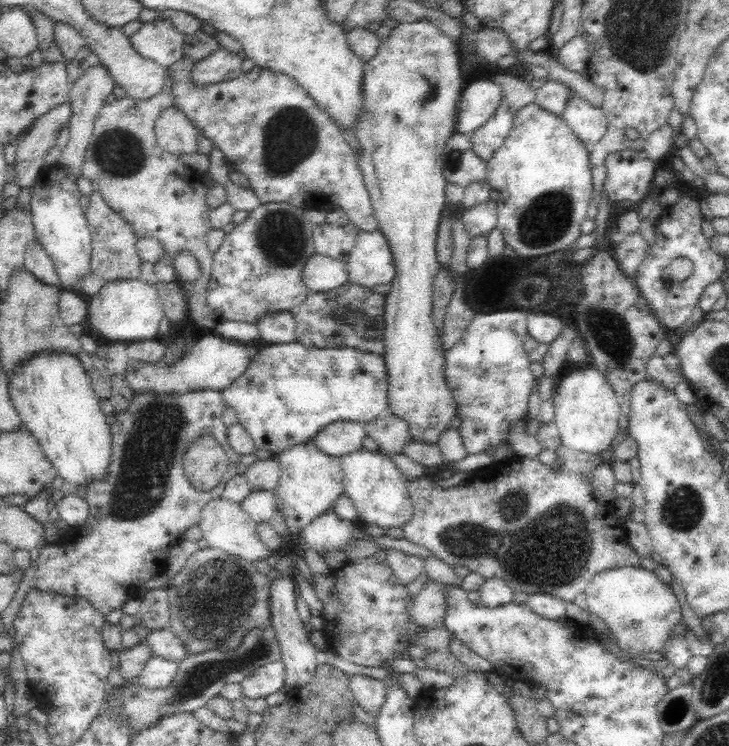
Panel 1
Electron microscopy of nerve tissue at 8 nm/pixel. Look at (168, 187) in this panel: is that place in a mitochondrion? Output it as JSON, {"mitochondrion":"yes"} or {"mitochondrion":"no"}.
{"mitochondrion":"no"}

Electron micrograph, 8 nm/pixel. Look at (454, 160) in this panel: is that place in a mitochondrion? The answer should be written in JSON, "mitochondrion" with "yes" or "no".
{"mitochondrion":"yes"}

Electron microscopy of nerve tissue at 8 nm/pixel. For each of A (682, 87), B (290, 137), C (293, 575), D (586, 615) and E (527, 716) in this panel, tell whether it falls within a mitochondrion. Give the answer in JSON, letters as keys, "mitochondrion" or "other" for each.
{"A":"other","B":"mitochondrion","C":"other","D":"other","E":"other"}

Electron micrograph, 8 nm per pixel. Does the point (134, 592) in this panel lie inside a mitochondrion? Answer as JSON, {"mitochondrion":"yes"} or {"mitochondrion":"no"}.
{"mitochondrion":"no"}

